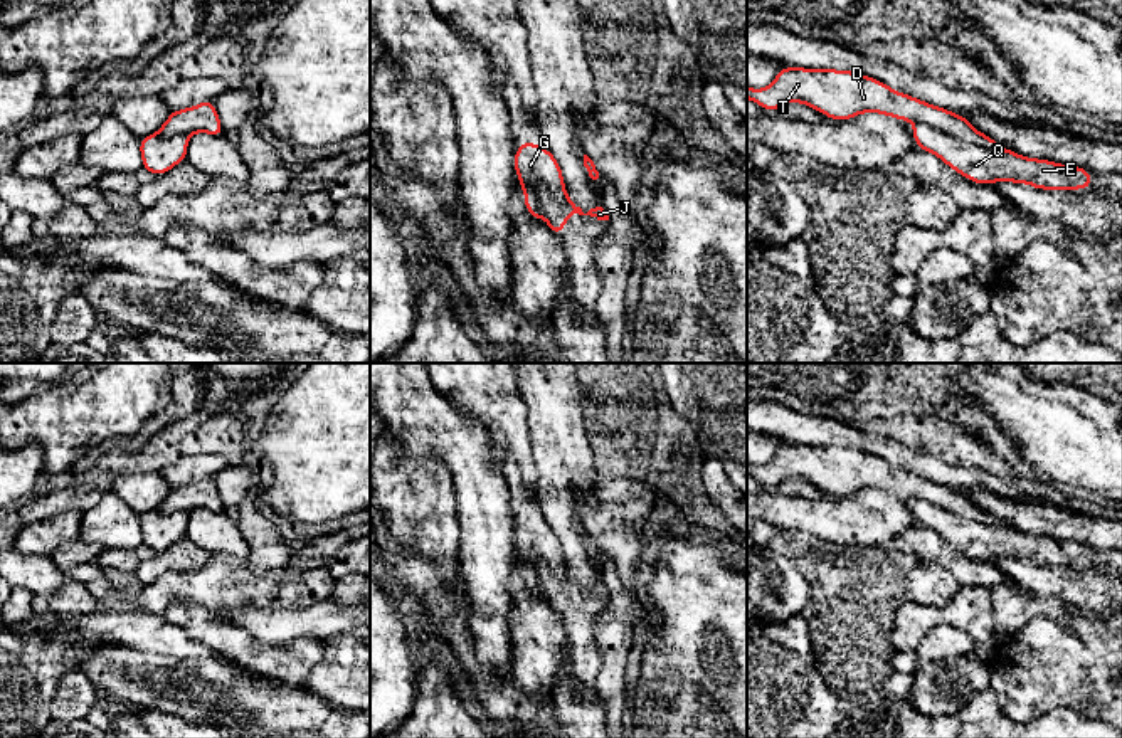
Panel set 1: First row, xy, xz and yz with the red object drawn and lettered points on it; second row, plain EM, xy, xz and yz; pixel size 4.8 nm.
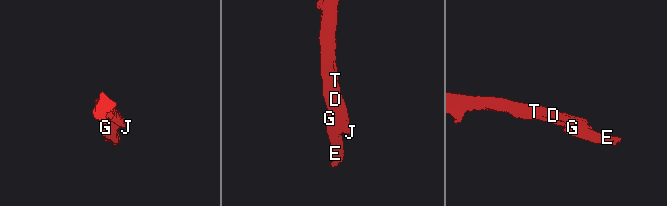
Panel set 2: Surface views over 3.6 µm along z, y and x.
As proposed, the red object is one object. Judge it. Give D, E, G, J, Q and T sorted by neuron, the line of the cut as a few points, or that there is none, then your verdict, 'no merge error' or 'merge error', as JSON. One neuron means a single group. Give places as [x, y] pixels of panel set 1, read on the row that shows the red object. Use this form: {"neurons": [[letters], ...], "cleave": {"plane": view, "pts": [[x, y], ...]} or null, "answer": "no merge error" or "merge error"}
{"neurons": [["D", "J", "T"], ["E", "G", "Q"]], "cleave": {"plane": "yz", "pts": [[915, 121], [947, 135], [996, 148]]}, "answer": "merge error"}

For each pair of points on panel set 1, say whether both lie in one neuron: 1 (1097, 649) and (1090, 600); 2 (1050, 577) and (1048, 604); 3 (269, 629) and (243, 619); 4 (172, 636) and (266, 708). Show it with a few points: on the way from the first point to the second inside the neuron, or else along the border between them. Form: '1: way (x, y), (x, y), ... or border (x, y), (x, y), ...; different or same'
1: border (1065, 606), (1075, 607), (1089, 617), (1104, 619); different
2: border (1030, 590), (1038, 595), (1055, 597), (1063, 607); different
3: way (263, 624), (249, 619); same
4: border (160, 653), (180, 659), (206, 656), (222, 659); different

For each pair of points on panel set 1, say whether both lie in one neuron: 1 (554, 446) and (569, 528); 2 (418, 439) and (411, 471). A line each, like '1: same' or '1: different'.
1: same
2: different

